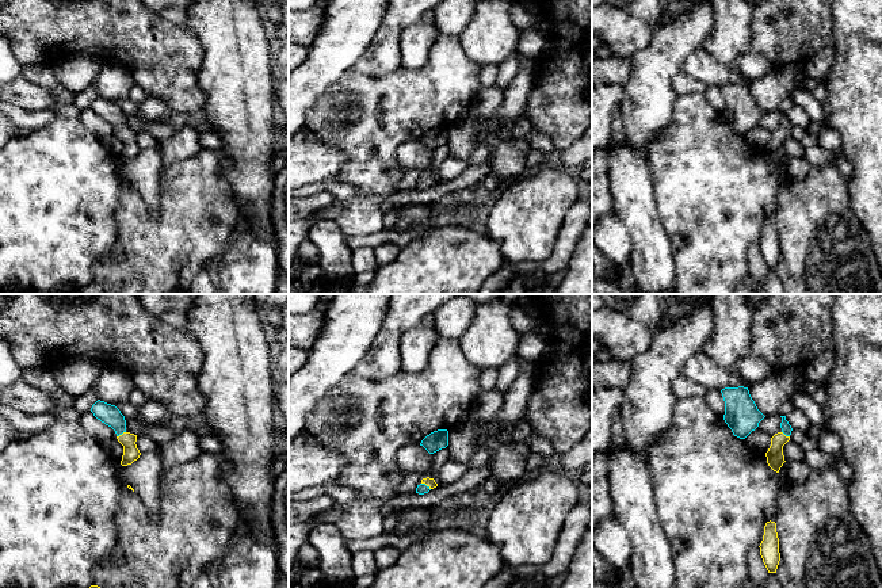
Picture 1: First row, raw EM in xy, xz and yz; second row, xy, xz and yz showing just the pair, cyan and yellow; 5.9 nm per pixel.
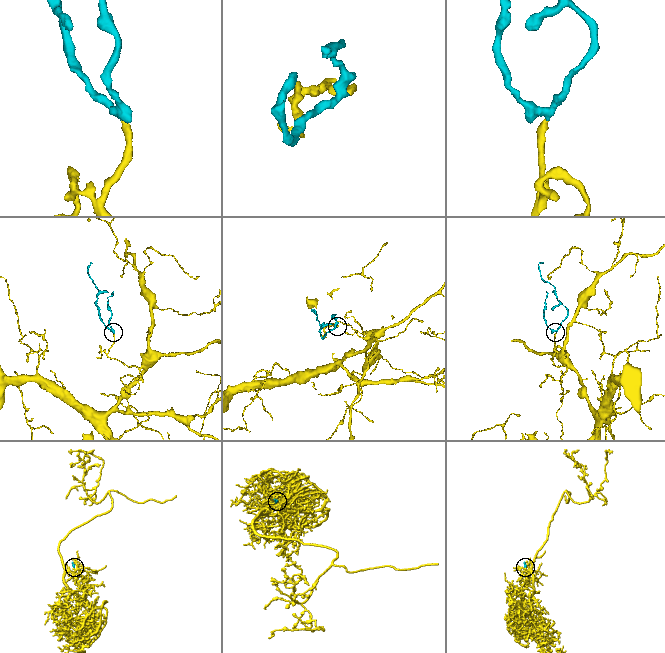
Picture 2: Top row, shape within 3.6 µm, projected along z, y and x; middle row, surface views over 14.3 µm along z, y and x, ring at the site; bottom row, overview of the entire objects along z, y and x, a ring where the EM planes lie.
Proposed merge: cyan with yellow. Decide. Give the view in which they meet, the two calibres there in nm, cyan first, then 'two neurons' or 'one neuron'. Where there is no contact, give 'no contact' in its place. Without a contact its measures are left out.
xz | 60/50 nm | one neuron

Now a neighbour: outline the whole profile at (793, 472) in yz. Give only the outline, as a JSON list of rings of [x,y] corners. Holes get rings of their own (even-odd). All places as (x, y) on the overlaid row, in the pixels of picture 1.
[[[786,461],[779,470],[779,476],[784,485],[799,484],[812,473],[810,466],[805,461]]]

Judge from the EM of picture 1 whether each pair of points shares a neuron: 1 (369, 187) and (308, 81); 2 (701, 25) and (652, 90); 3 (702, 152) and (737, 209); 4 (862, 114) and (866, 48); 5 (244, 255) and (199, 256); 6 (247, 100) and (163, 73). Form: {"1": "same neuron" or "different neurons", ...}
{"1": "different neurons", "2": "same neuron", "3": "same neuron", "4": "same neuron", "5": "different neurons", "6": "different neurons"}

